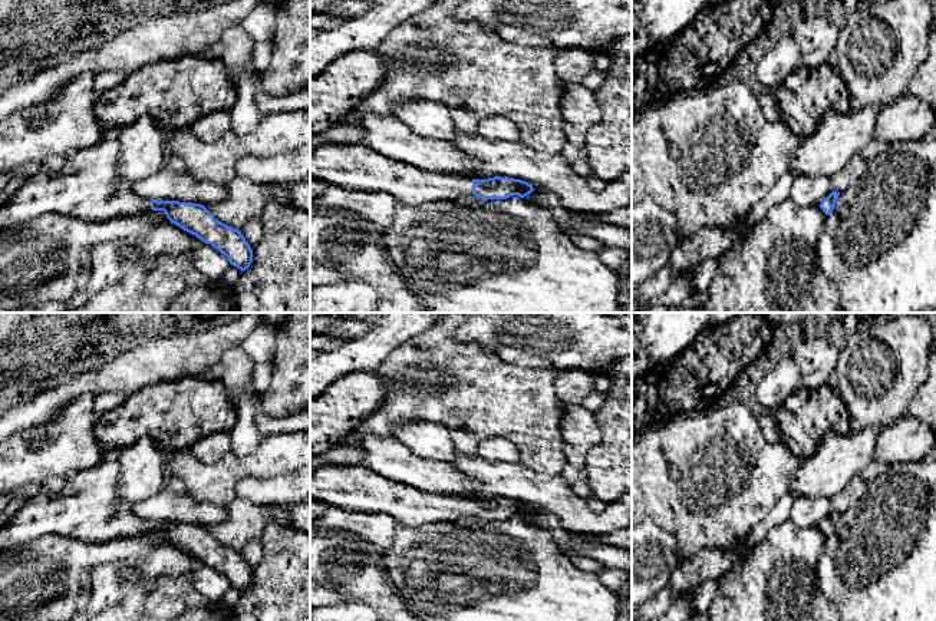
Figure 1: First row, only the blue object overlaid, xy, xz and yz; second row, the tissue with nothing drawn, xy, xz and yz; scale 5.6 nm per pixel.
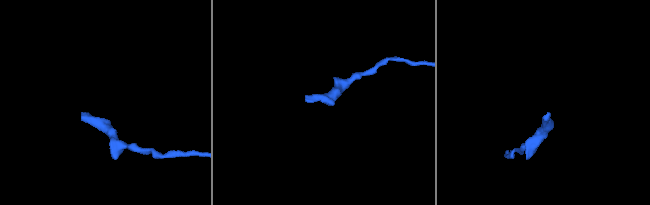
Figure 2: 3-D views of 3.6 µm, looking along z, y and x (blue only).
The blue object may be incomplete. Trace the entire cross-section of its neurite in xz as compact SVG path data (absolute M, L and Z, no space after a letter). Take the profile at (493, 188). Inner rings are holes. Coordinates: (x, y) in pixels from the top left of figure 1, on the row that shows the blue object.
M326 143L312 149L310 179L347 191L386 192L408 205L454 201L469 194L481 199L524 198L534 191L531 184L508 176L471 179L434 175L363 143Z

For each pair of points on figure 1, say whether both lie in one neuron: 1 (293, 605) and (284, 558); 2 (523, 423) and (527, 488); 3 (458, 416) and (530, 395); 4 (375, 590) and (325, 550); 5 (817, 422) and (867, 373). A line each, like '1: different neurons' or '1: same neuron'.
1: same neuron
2: different neurons
3: same neuron
4: same neuron
5: different neurons

